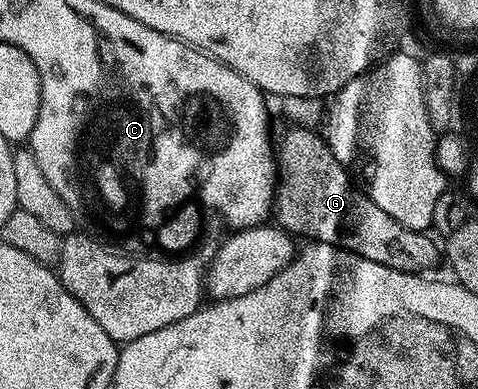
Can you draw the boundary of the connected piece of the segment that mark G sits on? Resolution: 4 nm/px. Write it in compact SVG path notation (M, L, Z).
M290 126L289 132L278 142L275 147L275 190L273 193L272 218L276 226L282 227L294 237L314 243L326 243L332 247L342 247L344 251L349 251L359 257L367 257L367 261L379 261L379 265L387 265L391 269L400 271L411 271L414 273L429 273L433 266L443 255L442 248L438 240L432 234L407 229L395 221L375 201L371 201L369 196L356 182L349 180L346 164L340 163L331 153L331 149L325 144L324 134L308 127Z

